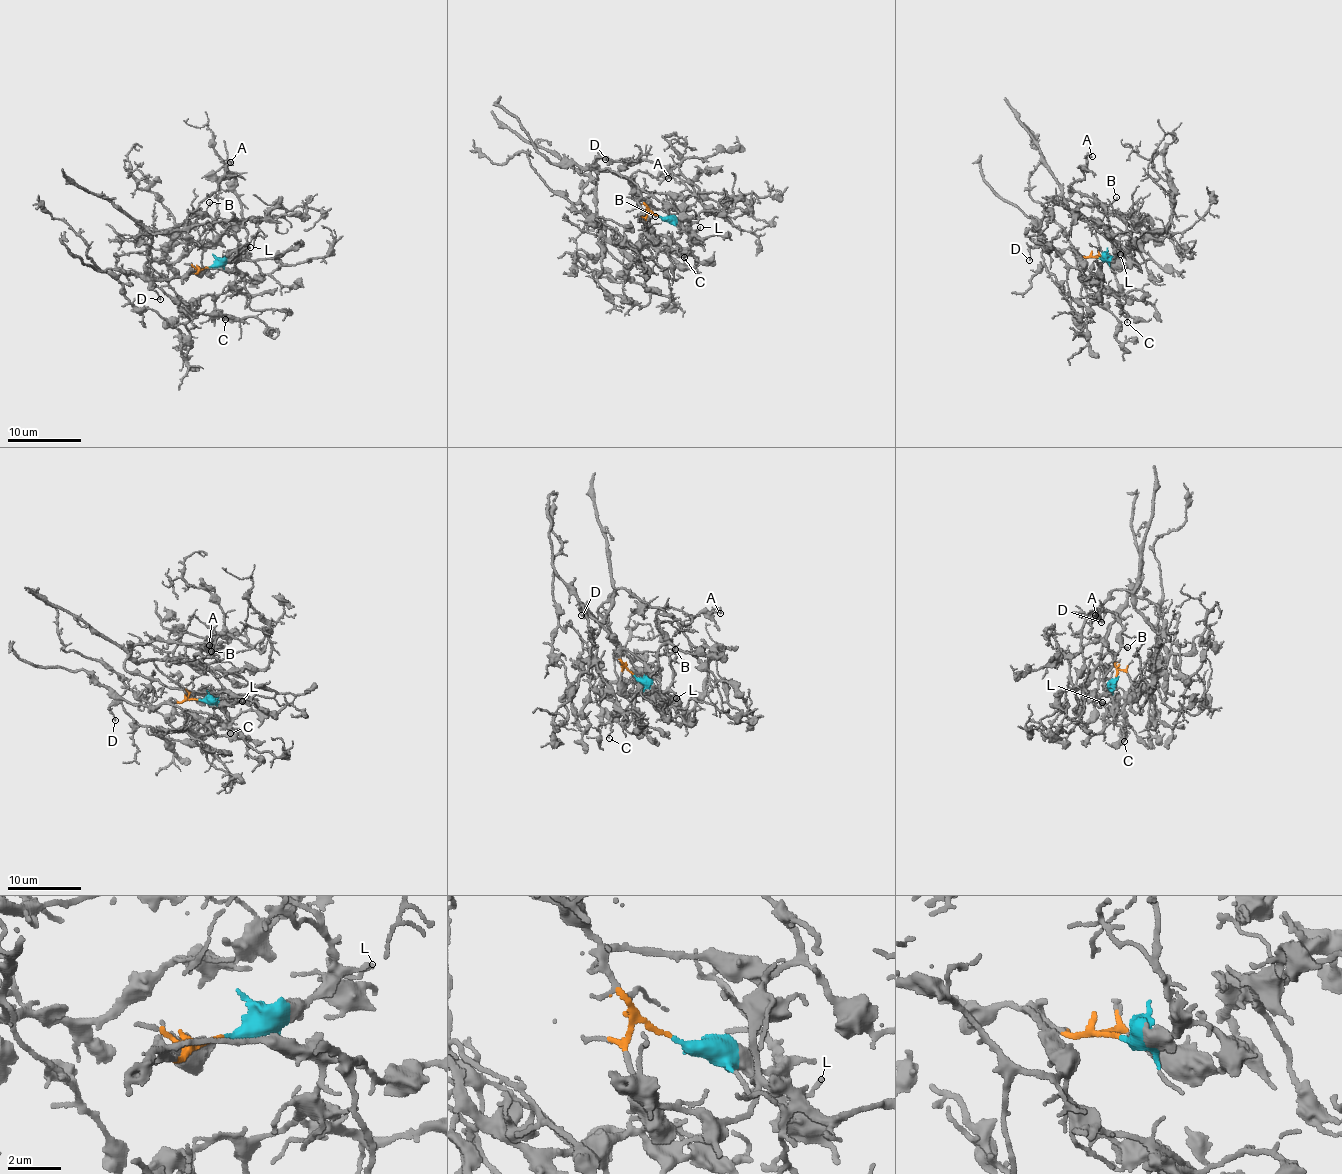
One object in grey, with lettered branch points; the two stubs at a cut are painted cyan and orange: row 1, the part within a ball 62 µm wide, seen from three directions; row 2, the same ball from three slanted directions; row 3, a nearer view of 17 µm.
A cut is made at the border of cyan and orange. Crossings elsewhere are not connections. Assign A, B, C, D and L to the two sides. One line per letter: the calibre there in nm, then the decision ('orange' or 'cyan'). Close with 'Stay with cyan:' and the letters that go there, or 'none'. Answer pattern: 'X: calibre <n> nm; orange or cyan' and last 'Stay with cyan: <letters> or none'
A: calibre 110 nm; cyan
B: calibre 120 nm; cyan
C: calibre 120 nm; orange
D: calibre 140 nm; orange
L: calibre 140 nm; cyan
Stay with cyan: A, B, L

